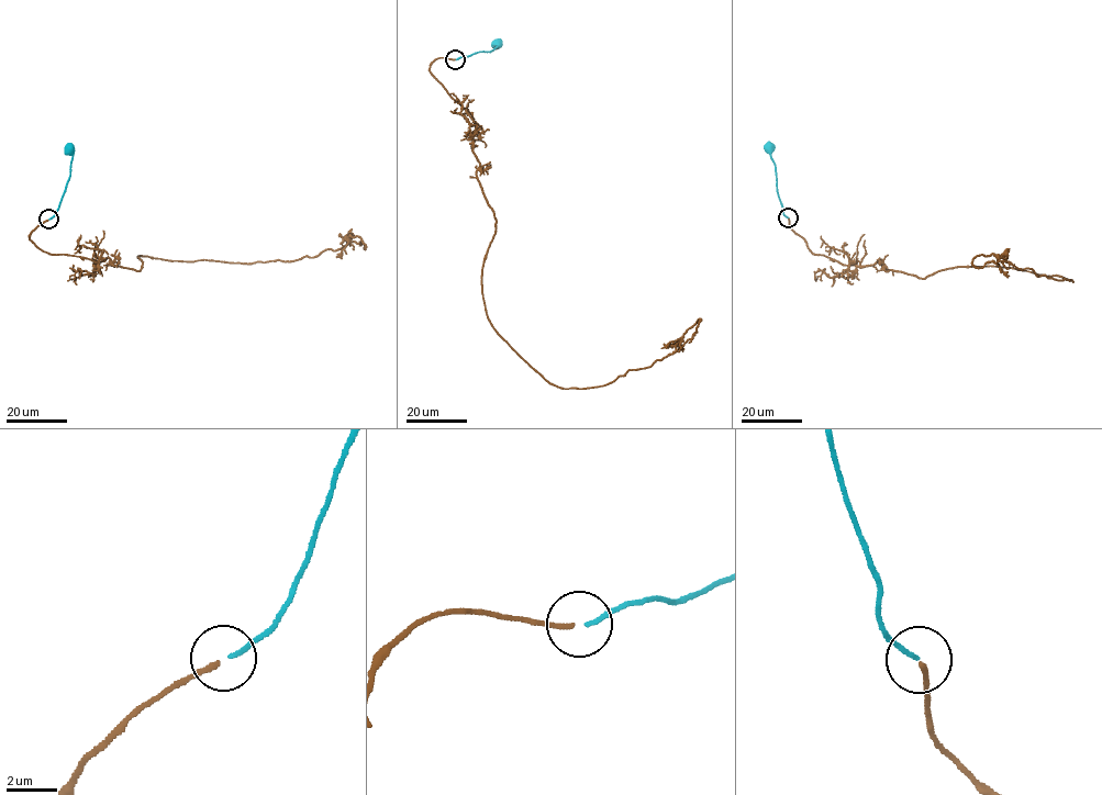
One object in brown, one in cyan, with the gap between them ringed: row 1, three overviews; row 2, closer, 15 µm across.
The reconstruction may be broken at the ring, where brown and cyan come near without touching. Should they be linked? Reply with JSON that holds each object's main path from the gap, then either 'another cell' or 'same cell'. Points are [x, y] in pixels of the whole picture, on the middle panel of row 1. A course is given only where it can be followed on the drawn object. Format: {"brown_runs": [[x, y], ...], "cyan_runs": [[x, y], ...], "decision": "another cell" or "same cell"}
{"brown_runs": [[455, 59], [430, 70], [475, 126], [499, 335], [549, 382], [589, 388], [678, 349], [700, 318]], "cyan_runs": [[456, 59], [492, 51], [500, 46], [497, 42]], "decision": "same cell"}

